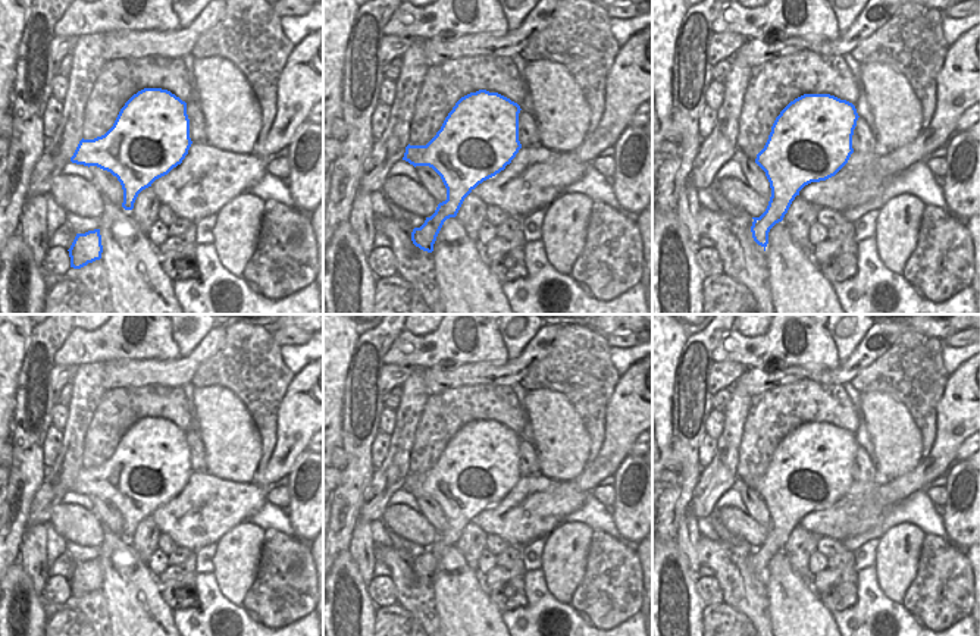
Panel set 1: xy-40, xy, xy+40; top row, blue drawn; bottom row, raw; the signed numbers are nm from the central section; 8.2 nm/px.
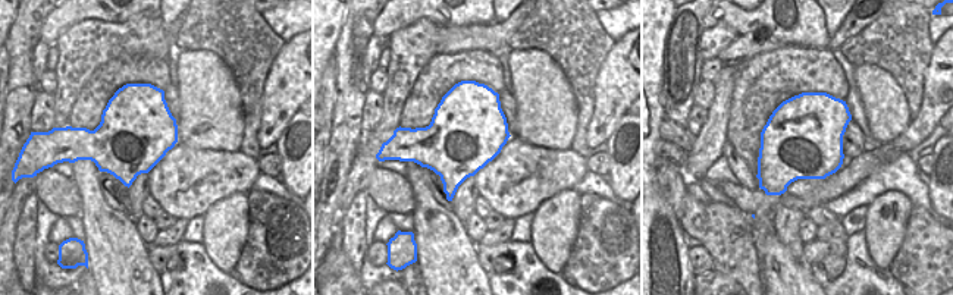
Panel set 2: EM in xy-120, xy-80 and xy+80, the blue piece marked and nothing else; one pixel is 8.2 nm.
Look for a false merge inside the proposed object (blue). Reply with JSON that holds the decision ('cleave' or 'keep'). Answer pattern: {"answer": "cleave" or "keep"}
{"answer": "cleave"}

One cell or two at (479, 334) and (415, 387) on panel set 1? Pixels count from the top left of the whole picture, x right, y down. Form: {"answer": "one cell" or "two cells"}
{"answer": "two cells"}

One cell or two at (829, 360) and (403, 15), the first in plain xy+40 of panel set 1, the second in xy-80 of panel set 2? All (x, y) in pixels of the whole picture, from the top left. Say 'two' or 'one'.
one

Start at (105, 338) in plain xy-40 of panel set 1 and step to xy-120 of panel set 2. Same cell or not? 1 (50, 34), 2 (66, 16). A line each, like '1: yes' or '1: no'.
1: yes
2: yes

